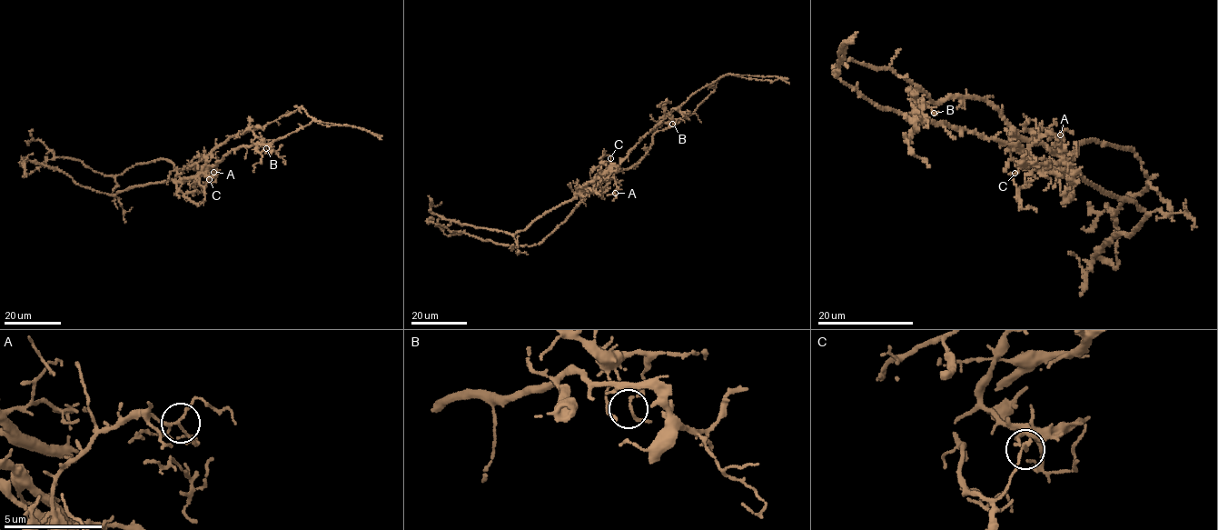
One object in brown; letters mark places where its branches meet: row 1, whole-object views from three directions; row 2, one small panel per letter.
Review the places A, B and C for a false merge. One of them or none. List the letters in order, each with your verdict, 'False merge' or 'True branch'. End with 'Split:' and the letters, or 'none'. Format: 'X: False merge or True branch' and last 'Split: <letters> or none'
A: True branch
B: True branch
C: False merge
Split: C

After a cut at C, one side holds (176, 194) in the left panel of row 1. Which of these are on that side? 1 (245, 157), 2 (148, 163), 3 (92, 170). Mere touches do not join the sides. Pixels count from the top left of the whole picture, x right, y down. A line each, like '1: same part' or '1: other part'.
1: same part
2: other part
3: other part

